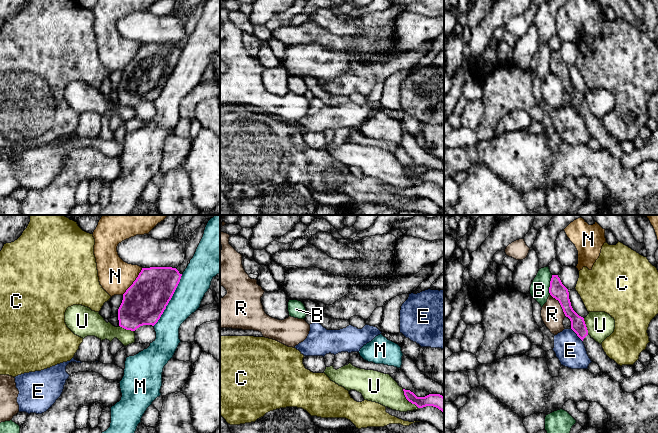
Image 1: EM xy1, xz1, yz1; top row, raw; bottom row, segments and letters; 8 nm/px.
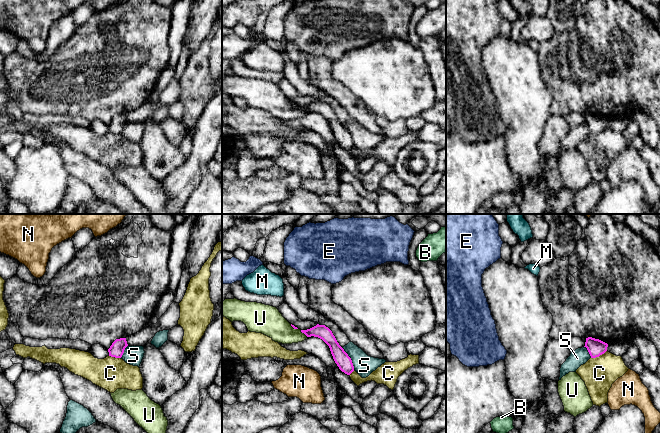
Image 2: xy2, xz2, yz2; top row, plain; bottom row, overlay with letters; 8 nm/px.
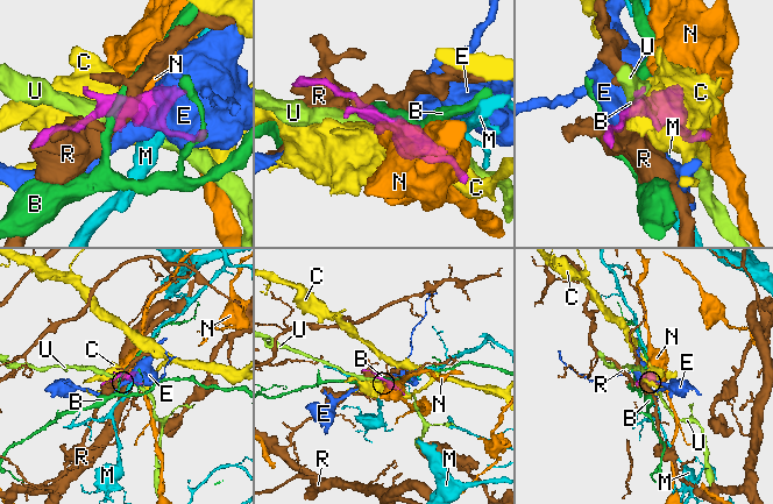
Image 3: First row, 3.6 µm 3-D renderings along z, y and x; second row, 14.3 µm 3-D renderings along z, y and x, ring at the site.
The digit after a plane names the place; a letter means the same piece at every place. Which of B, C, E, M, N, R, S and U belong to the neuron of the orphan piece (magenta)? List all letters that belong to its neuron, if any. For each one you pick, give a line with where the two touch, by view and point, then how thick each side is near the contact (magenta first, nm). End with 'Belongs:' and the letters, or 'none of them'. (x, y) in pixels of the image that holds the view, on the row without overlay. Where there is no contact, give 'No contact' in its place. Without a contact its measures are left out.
Belongs: none of them

